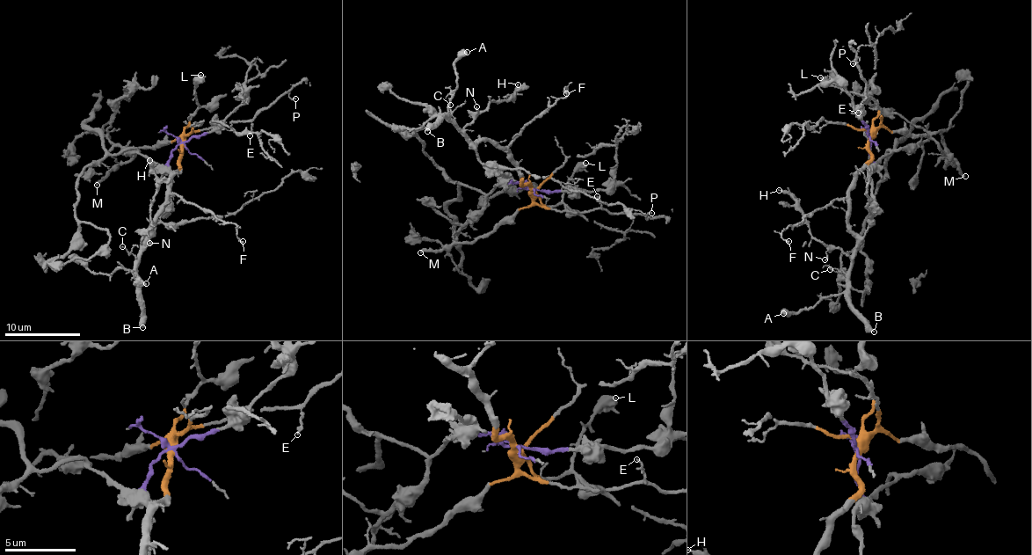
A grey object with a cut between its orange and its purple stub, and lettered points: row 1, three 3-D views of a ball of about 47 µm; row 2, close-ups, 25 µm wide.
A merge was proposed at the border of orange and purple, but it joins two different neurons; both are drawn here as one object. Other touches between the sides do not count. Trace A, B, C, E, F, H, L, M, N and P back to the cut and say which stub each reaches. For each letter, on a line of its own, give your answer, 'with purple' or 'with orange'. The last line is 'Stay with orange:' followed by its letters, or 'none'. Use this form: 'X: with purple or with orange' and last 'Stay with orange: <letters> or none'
A: with orange
B: with orange
C: with orange
E: with orange
F: with orange
H: with orange
L: with orange
M: with orange
N: with orange
P: with orange
Stay with orange: A, B, C, E, F, H, L, M, N, P

